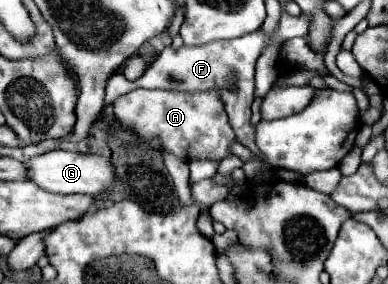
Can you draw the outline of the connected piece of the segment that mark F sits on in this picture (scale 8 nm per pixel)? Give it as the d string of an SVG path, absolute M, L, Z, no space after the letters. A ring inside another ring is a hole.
M256 30L250 38L240 36L228 42L210 42L204 46L182 46L180 50L174 50L172 46L164 48L162 54L154 64L148 66L142 78L138 80L126 80L124 74L116 72L106 86L106 106L114 102L120 94L126 94L134 88L148 88L148 90L172 90L172 92L204 92L204 90L218 90L220 98L226 106L230 126L236 132L238 142L242 142L246 148L250 148L256 156L263 160L260 150L254 144L254 128L250 126L250 106L254 100L254 64L258 56L266 50L270 44L264 30Z

